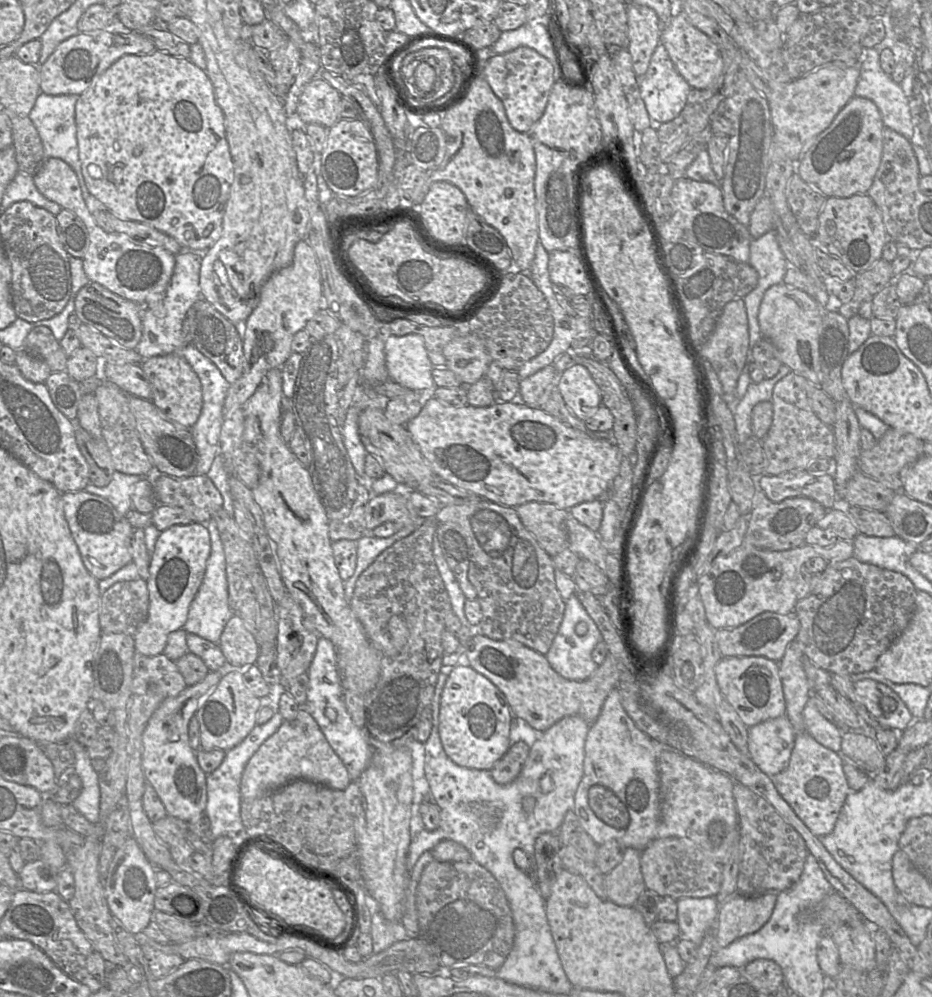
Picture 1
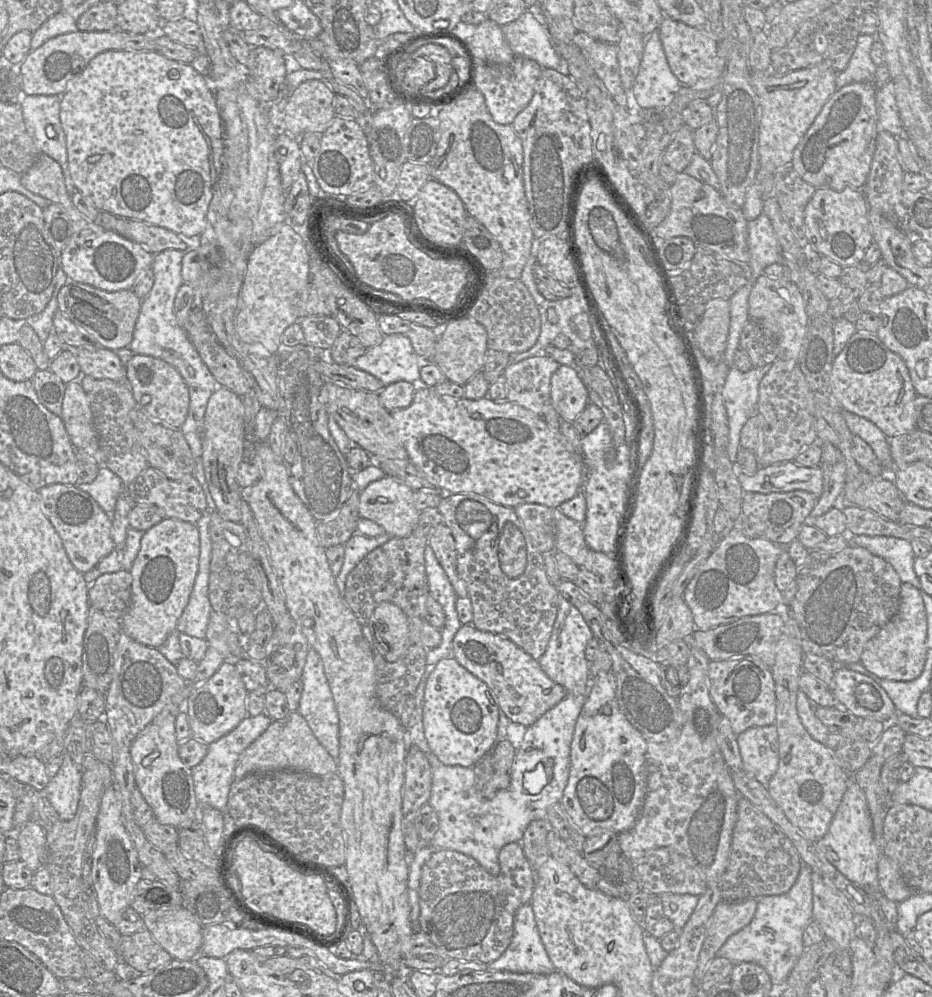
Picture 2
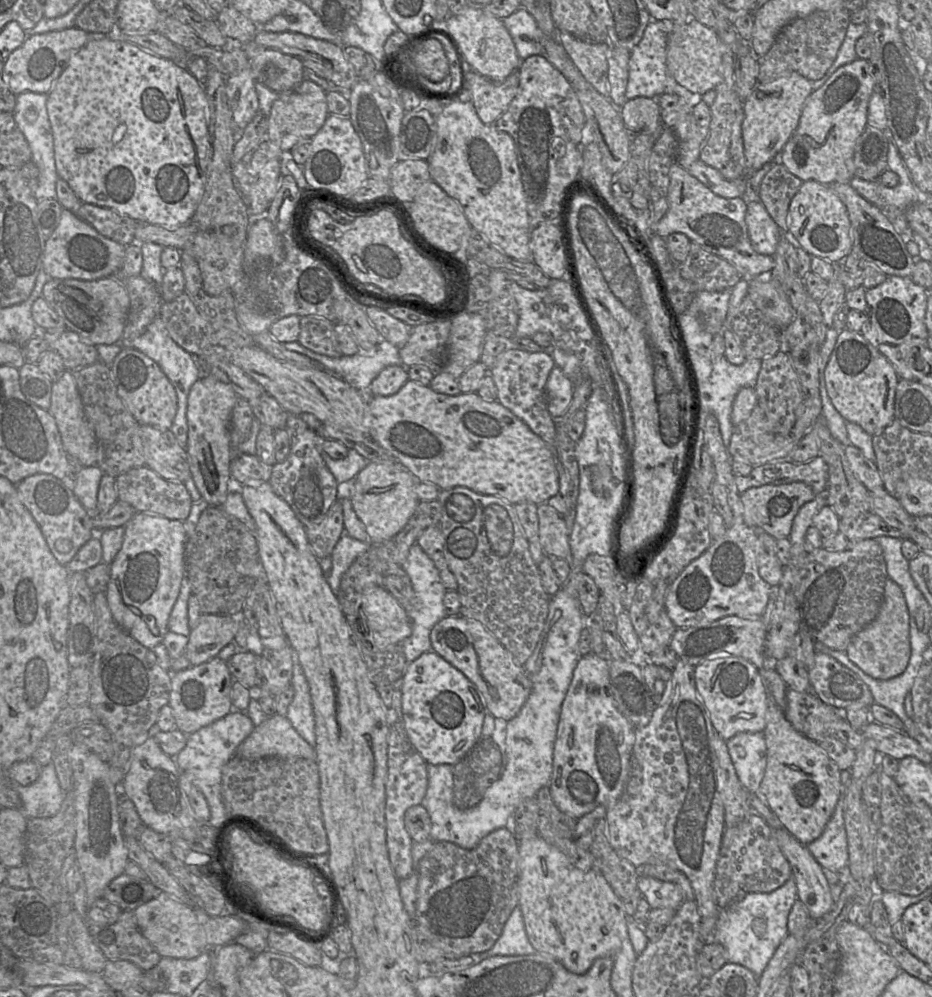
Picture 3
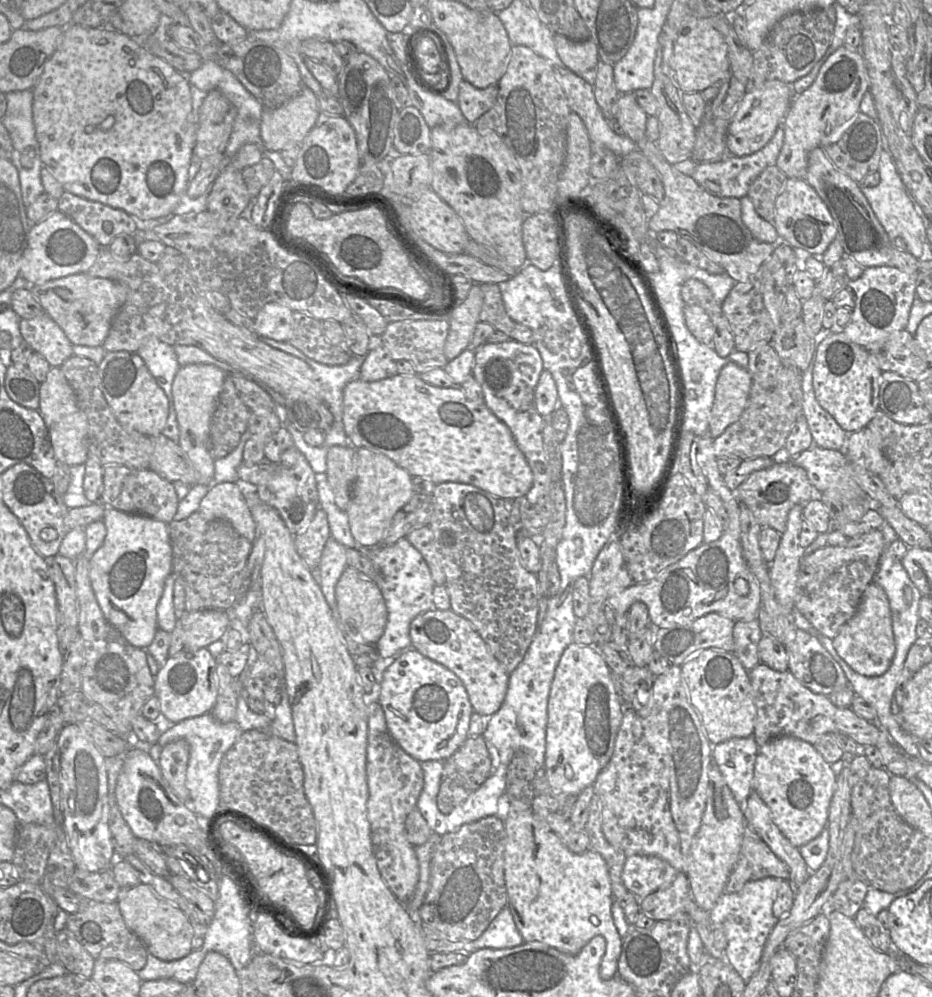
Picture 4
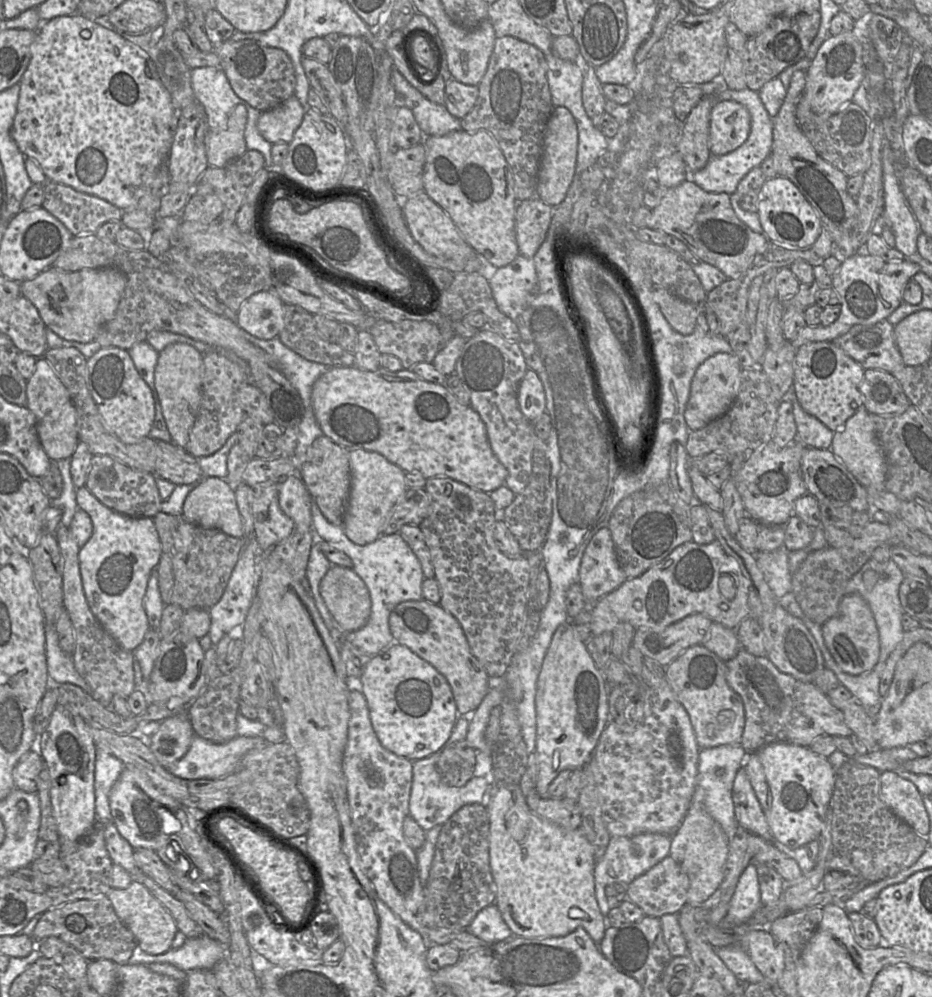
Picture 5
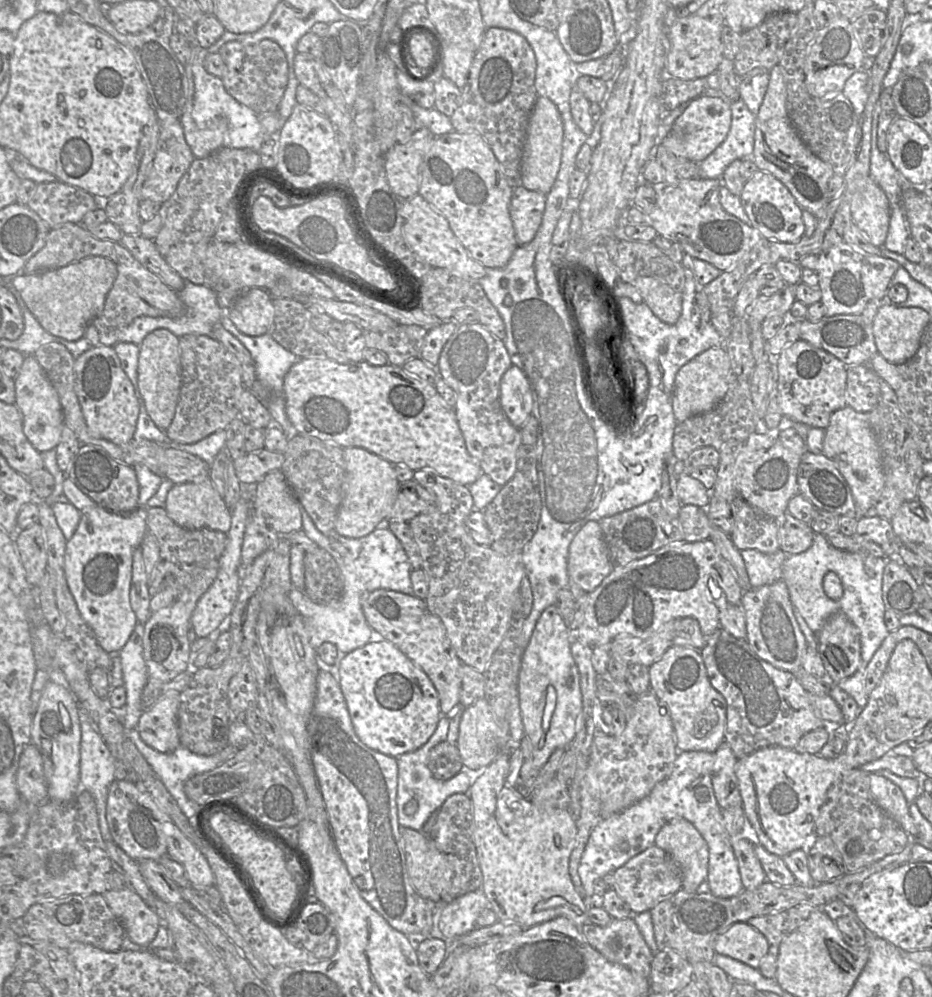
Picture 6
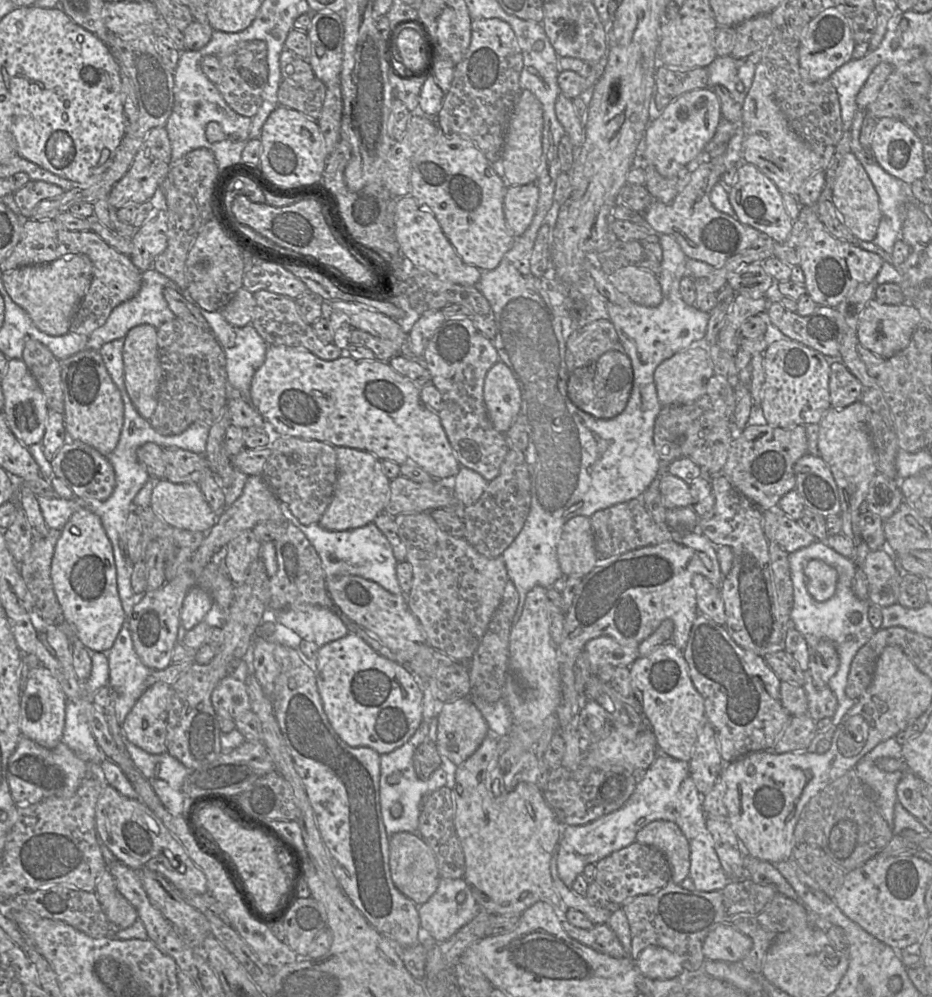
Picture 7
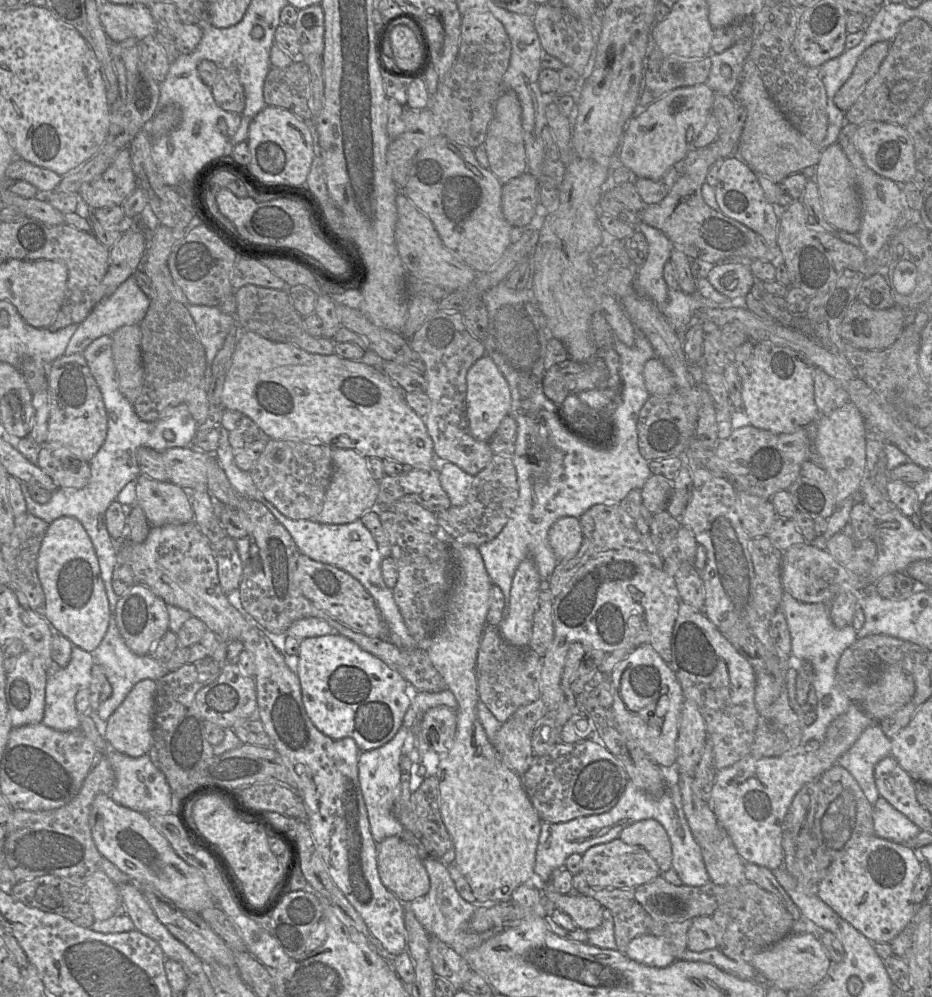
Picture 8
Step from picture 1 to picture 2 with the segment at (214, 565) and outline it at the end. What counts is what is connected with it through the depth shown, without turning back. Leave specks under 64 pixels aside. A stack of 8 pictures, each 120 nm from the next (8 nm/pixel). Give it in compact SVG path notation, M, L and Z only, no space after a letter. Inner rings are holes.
M207 510L195 523L200 534L199 569L196 580L176 631L199 639L206 639L207 627L213 611L208 596L209 570L211 559L211 541L209 522L211 511Z

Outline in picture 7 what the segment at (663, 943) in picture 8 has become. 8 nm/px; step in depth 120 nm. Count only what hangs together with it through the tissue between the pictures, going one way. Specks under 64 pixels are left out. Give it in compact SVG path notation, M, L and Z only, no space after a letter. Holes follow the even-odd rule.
M659 946L646 947L633 962L644 976L655 980L677 978L685 972L679 958L671 951Z

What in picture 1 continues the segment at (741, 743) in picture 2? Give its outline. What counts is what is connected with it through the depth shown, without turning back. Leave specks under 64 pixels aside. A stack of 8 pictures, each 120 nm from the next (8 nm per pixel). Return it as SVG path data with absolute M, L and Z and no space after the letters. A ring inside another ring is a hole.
M786 716L762 721L748 730L748 754L770 777L787 767L794 742L795 732Z

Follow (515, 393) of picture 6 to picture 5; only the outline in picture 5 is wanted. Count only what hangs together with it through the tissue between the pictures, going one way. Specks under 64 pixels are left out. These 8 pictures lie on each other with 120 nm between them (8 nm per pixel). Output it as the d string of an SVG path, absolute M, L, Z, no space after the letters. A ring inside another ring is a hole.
M527 370L518 388L517 400L520 411L530 422L534 422L545 412L545 391L534 371Z

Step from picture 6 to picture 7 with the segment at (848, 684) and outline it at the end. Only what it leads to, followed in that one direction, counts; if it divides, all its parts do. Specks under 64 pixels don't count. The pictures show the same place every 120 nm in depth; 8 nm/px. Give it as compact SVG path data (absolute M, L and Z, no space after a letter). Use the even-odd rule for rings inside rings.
M815 541L808 547L790 553L789 562L793 583L793 605L790 613L791 622L796 630L803 635L809 647L815 646L821 640L831 641L836 647L840 661L837 672L830 678L827 684L837 697L838 706L834 715L830 718L830 724L817 729L815 737L807 748L807 751L815 752L816 744L823 739L830 740L843 716L854 706L856 701L845 695L850 665L857 651L878 630L874 629L868 620L868 610L872 604L868 599L860 600L852 591L852 580L858 568L852 559L837 553L827 545L826 541ZM812 559L822 560L834 567L838 572L836 592L832 598L824 602L815 600L807 591L804 567Z

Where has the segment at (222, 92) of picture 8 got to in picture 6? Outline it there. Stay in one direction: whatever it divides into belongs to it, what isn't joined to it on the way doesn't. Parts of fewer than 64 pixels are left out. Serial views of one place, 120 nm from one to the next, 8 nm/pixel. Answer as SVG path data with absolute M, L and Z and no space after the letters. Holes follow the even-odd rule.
M264 39L256 44L232 41L224 44L218 53L224 61L221 80L228 94L258 116L277 111L288 83L288 62L275 41Z

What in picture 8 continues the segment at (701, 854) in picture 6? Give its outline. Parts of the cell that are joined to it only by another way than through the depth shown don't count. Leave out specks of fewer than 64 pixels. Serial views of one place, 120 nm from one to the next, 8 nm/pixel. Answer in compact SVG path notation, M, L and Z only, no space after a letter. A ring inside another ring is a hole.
M656 820L635 822L624 828L619 839L644 848L657 863L661 873L672 869L672 848L665 828Z

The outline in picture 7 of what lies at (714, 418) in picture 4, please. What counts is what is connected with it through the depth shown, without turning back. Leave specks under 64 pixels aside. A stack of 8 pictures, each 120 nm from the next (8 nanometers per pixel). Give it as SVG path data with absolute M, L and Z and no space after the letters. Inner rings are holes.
M691 346L674 354L658 365L654 372L657 396L663 407L692 403L706 393L708 380L714 375L714 366L708 346Z

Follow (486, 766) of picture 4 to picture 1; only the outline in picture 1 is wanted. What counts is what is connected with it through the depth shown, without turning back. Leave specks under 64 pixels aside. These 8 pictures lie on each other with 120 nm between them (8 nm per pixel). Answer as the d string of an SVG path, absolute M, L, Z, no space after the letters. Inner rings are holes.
M524 742L512 743L506 753L489 770L493 780L501 785L515 780L528 757L530 745Z

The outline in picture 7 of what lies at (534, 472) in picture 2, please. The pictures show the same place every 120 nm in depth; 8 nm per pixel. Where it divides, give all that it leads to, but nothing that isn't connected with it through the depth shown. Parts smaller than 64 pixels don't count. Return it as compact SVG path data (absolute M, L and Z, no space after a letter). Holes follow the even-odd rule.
M269 345L266 351L265 361L262 366L255 372L251 387L249 401L263 416L267 423L267 427L275 434L275 436L294 436L304 439L313 439L328 443L333 447L347 447L372 453L379 460L389 460L398 465L415 465L422 468L434 479L454 478L461 466L456 460L451 445L447 439L445 431L441 425L440 418L423 406L420 401L420 390L412 381L395 372L388 364L379 360L355 360L344 354L340 358L332 361L323 360L305 348Z

